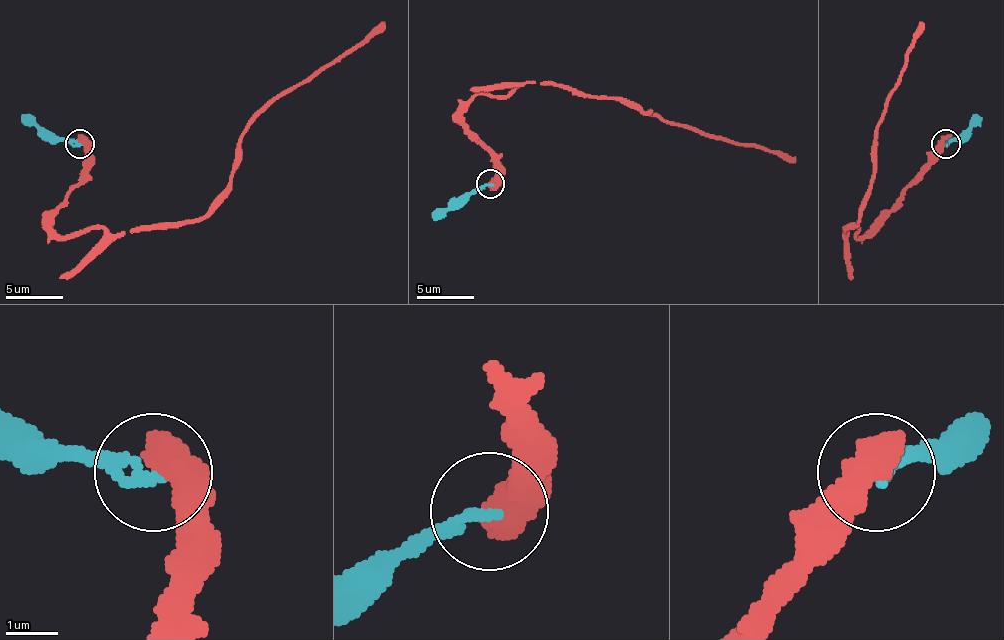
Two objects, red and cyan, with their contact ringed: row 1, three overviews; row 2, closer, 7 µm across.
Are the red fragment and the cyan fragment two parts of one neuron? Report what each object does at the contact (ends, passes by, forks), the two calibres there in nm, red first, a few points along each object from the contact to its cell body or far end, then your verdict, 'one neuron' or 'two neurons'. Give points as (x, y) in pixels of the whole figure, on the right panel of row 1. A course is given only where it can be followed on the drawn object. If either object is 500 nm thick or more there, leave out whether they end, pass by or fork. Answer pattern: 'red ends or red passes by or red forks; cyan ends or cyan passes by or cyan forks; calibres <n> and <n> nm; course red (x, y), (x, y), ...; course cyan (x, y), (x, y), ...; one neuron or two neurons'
calibres 700 and 200 nm; course red (946, 143), (874, 226), (856, 235), (853, 226), (845, 235), (874, 183), (874, 131), (920, 21); course cyan (946, 143), (955, 140), (978, 114); two neurons

